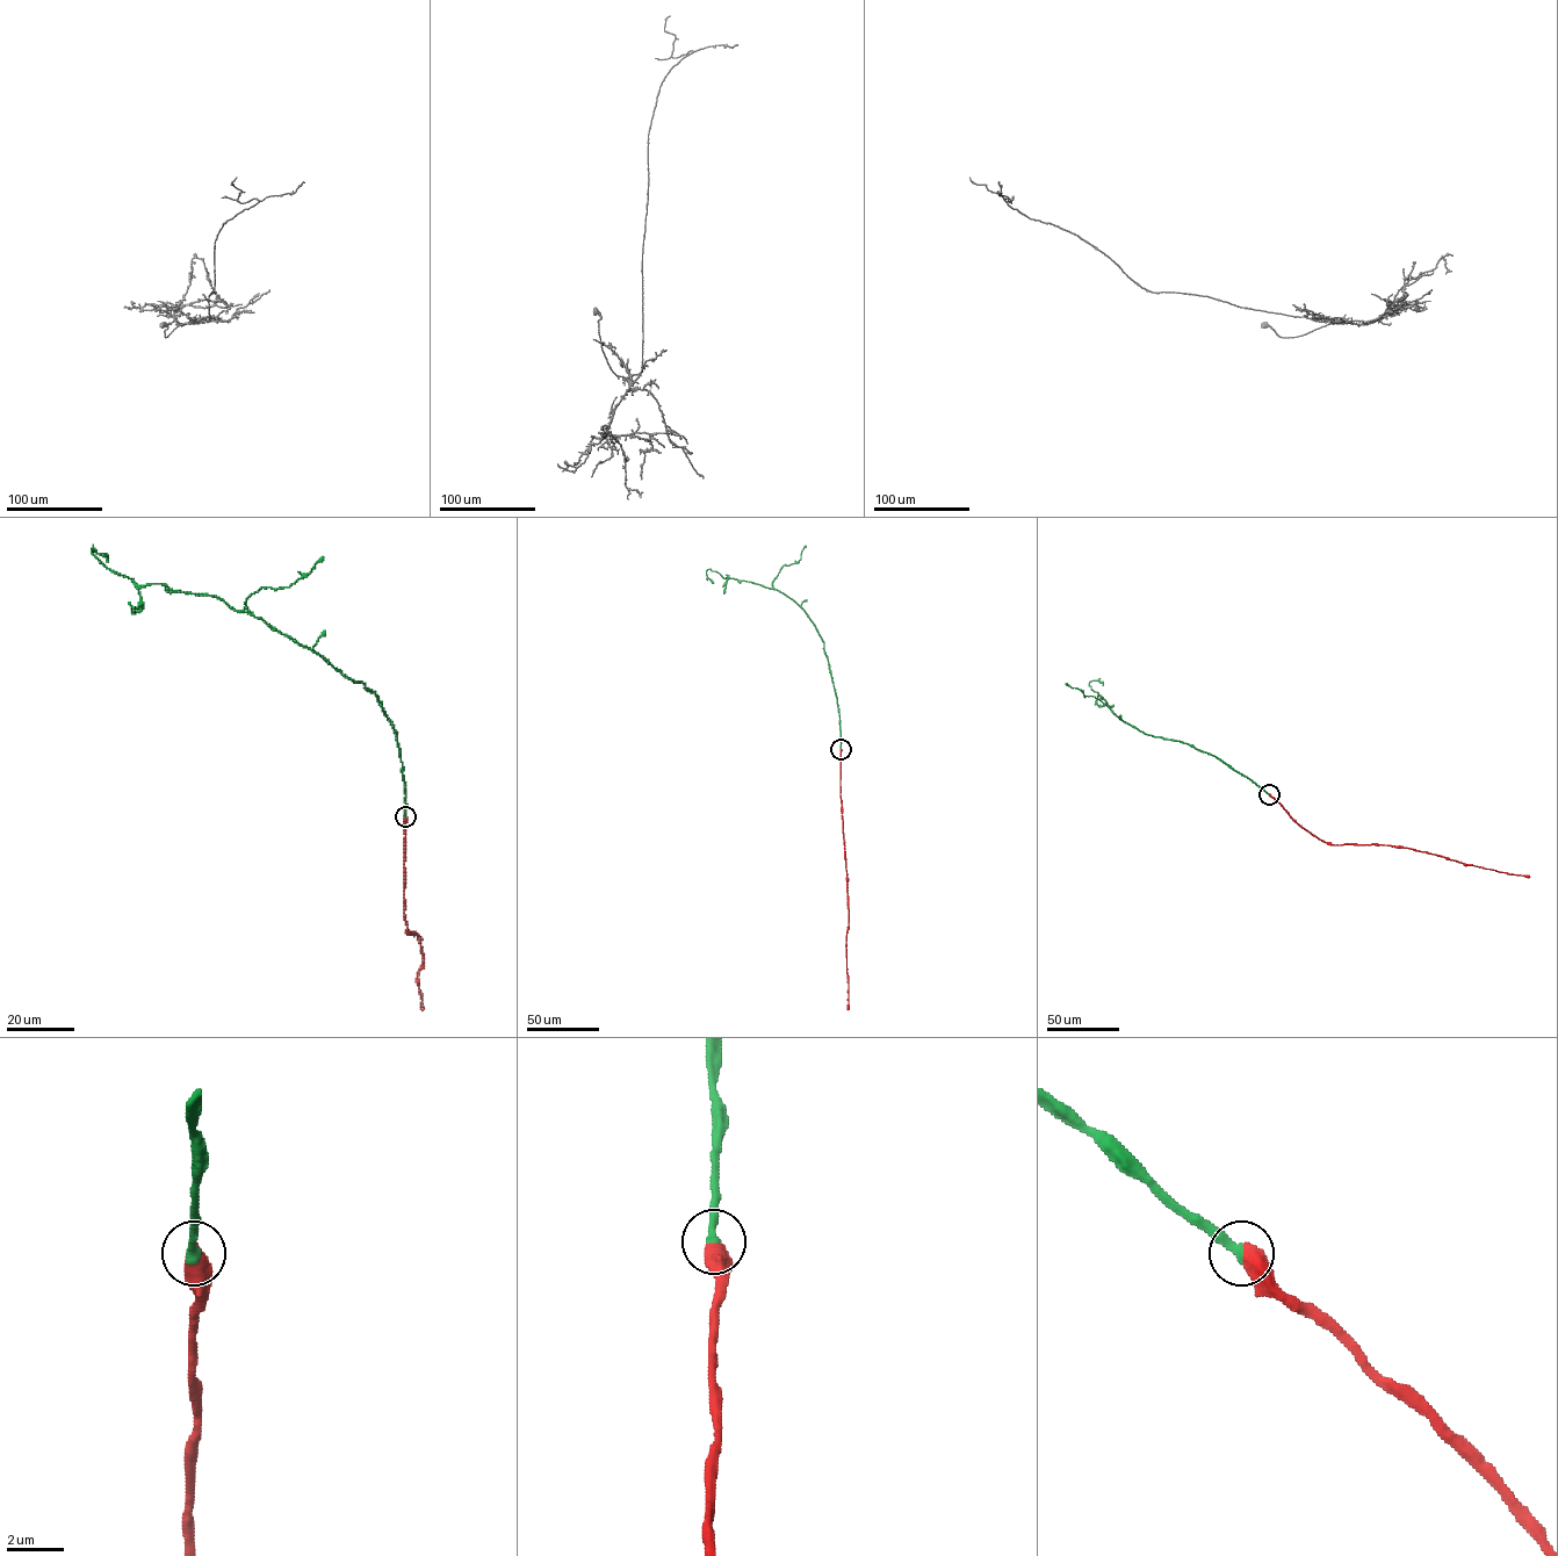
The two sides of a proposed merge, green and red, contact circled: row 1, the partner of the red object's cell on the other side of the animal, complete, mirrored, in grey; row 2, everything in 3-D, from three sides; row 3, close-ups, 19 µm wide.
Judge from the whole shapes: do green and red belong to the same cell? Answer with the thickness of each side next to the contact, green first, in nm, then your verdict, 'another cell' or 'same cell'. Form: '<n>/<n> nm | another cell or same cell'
360/600 nm | same cell

